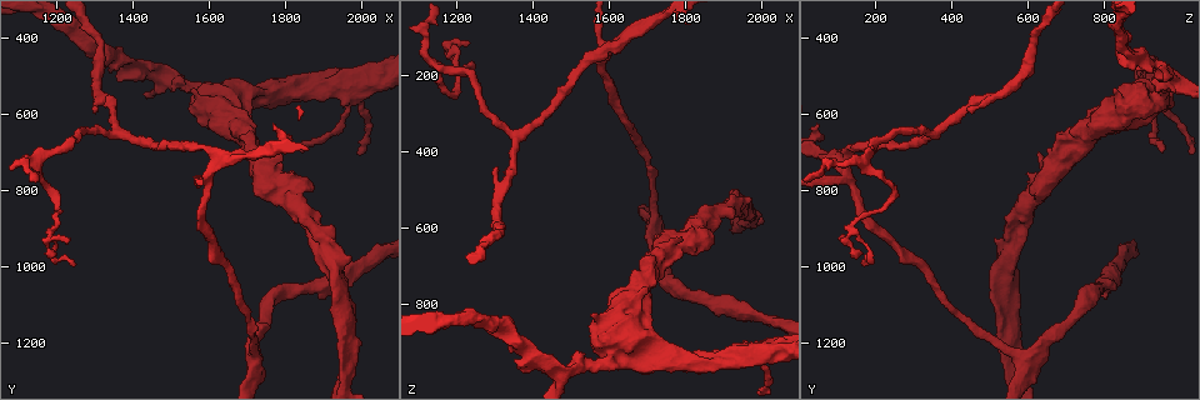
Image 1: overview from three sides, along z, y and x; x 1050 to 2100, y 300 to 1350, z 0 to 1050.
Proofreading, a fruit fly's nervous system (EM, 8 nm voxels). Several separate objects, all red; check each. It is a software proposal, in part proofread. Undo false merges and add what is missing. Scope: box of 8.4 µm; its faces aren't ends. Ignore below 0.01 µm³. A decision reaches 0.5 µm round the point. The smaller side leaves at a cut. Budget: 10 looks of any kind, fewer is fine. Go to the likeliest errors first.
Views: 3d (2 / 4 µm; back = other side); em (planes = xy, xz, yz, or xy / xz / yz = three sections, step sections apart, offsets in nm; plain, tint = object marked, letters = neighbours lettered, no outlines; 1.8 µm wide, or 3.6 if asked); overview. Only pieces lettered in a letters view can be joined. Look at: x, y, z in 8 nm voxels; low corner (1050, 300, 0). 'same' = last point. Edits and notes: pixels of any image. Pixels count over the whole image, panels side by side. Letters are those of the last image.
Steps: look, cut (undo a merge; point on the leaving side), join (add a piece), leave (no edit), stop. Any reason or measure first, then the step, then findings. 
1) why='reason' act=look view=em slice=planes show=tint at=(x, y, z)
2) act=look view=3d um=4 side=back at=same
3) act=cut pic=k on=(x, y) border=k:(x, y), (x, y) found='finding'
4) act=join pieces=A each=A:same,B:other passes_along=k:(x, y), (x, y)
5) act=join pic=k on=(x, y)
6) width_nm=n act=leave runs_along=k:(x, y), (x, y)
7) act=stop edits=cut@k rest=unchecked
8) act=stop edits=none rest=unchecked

act=look view=em slice=yz step=16 show=tint at=(1690, 665, 745)

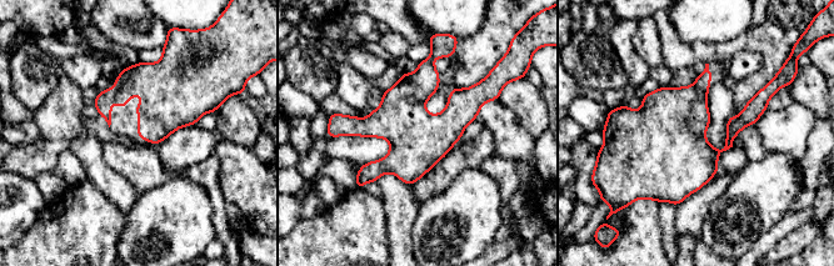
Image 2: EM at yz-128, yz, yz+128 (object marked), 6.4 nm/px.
why='another direction' act=look view=em slice=planes show=letters at=same

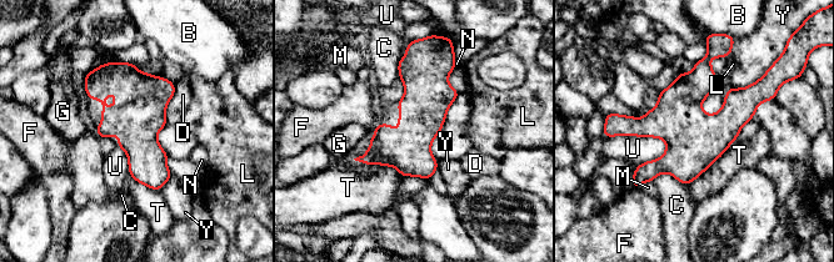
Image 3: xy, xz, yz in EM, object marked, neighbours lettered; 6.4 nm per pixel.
width_nm=300 act=leave each=B:other,C:other,D:other,F:other,G:other,L:other,M:other,N:other,T:other,U:other,Y:other found='one neuron here'

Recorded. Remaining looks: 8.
why='thick turns thin' act=look view=3d um=4 at=(1940, 525, 930)

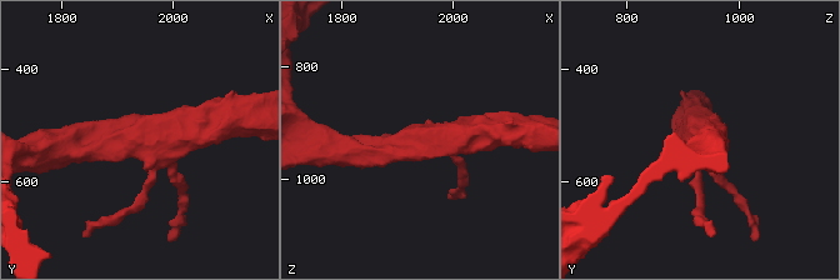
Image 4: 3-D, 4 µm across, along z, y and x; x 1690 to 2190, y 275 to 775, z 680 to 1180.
arms=4 why='need the tissue' act=look view=em slice=planes show=letters at=(1940, 515, 925)

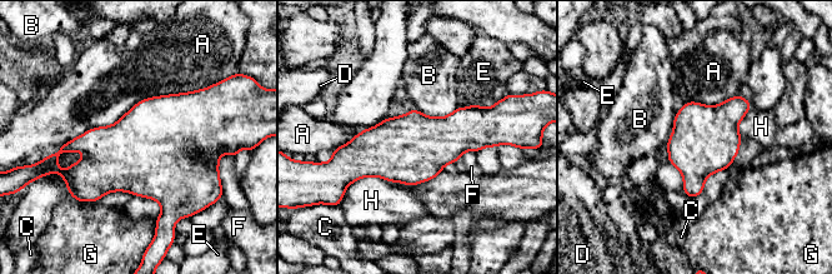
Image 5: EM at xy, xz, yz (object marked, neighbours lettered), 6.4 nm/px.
act=leave each=A:other,B:other,C:other,D:other,E:other,F:other,G:other,H:other border=5:(459, 105), (441, 116), (414, 109) found='continuous, no second neuron'

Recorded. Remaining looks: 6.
why='sharp bend' act=look view=em slice=xy step=8 show=plain at=(1200, 885, 145)

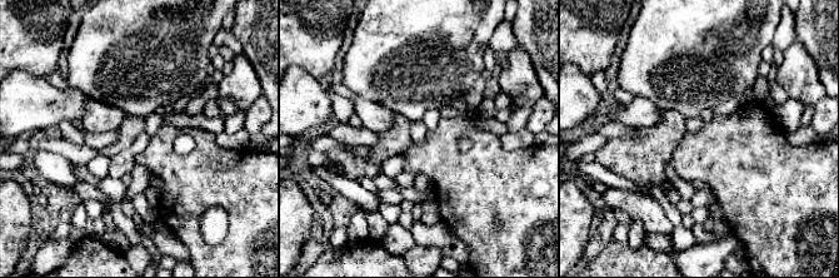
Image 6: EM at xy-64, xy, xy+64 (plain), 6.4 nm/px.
act=look view=em slice=xy step=8 show=letters at=same

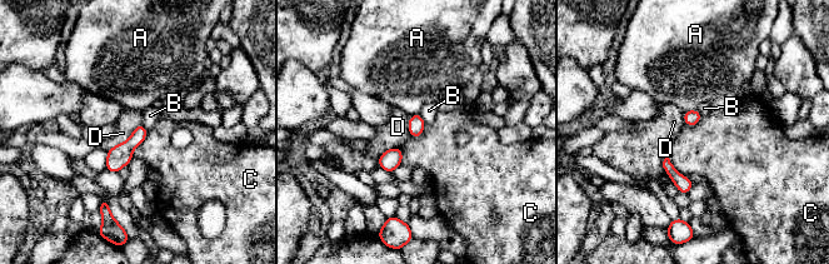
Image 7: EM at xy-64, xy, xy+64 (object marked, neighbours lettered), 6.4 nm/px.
act=leave each=A:other,B:other,C:other,D:other found='one neuron here'

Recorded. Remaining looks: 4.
why='an open end' act=look view=3d um=2 at=(1875, 790, 630)

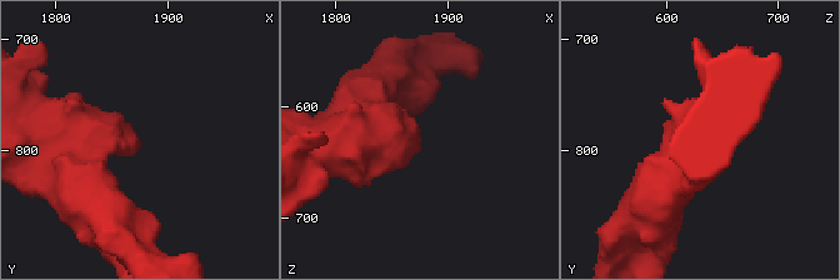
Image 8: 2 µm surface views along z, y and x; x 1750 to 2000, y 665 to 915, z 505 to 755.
why='now the EM' act=look view=em slice=xz step=16 show=letters at=(1876, 796, 632)

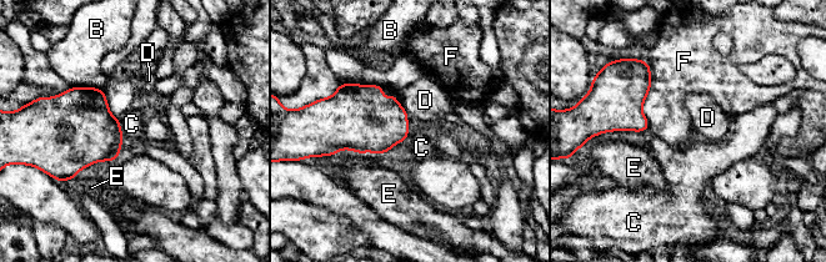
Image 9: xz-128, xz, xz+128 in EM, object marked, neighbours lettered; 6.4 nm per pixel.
longest_contact=F:440nm act=leave each=B:other,C:other,D:other,E:other,F:other border=9:(119, 120), (124, 141) found='none of them fits'

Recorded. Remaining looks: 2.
act=stop edits=none rest=unchecked

